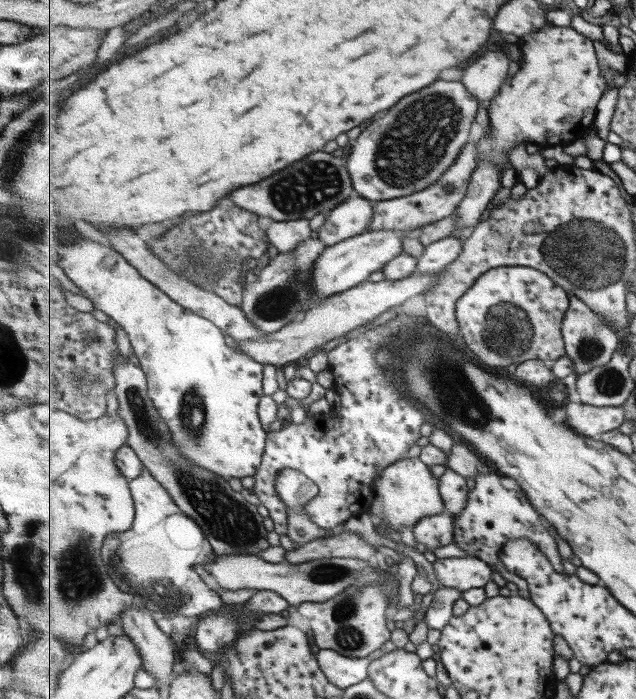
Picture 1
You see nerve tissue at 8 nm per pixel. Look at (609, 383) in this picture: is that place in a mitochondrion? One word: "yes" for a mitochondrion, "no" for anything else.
yes

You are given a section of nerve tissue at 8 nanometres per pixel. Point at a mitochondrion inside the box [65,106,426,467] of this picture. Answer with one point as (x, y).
(310, 186)

